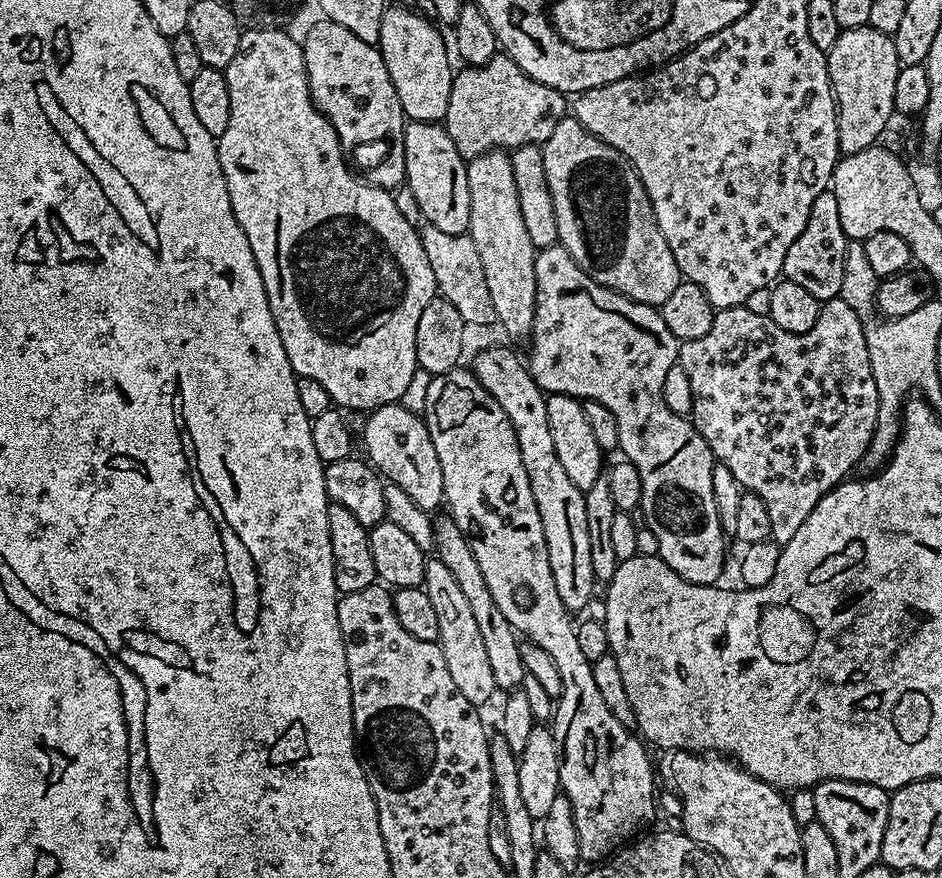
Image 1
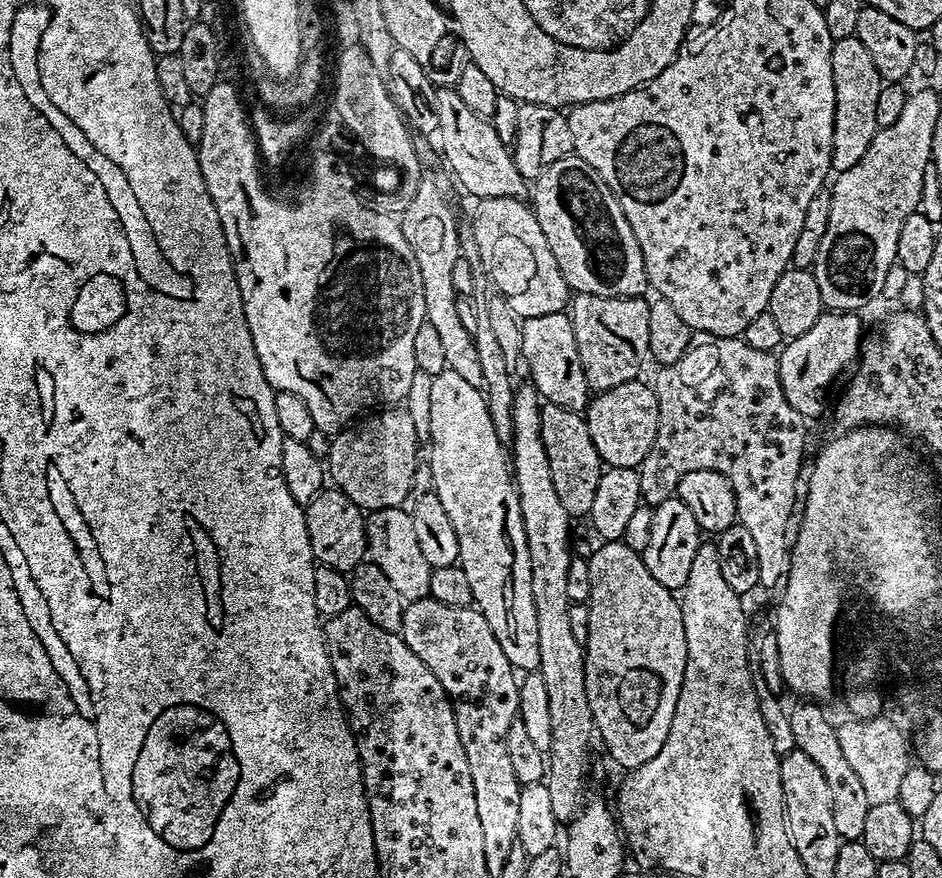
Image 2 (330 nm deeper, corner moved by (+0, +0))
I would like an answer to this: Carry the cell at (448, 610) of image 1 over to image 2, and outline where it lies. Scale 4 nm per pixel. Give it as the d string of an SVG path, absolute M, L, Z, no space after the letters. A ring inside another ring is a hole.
M394 503L364 512L368 550L371 559L376 560L378 566L382 566L386 578L390 578L405 602L423 602L429 599L431 593L433 565L426 550L422 550L422 542L418 542L411 511L407 507L400 507L399 503Z

